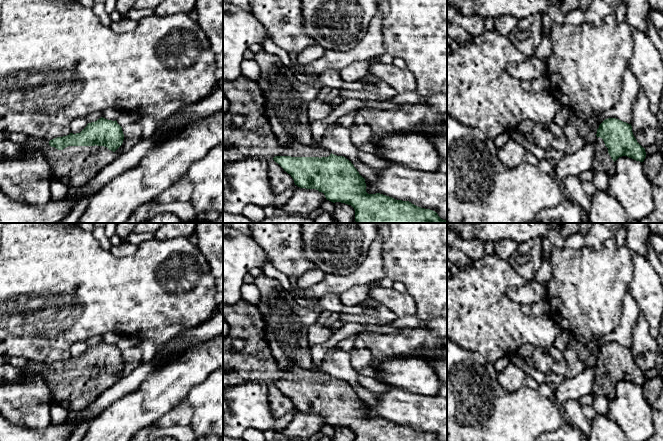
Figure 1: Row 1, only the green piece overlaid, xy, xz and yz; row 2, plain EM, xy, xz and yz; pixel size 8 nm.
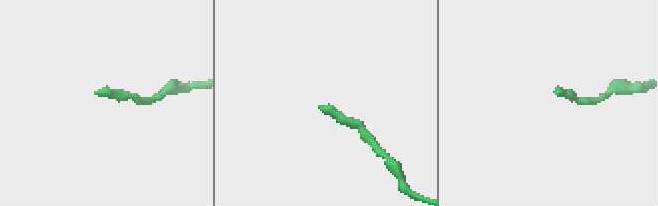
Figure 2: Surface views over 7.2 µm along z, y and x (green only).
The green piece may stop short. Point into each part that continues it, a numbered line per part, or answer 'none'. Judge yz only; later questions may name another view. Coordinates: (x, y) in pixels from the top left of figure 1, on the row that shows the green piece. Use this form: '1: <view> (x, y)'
1: yz (603, 162)

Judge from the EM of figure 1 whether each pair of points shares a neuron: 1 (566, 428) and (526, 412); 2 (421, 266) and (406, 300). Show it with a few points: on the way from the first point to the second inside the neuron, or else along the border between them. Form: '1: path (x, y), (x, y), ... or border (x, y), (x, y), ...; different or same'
1: border (565, 421), (552, 430); different
2: border (406, 291), (415, 303), (415, 314); different

